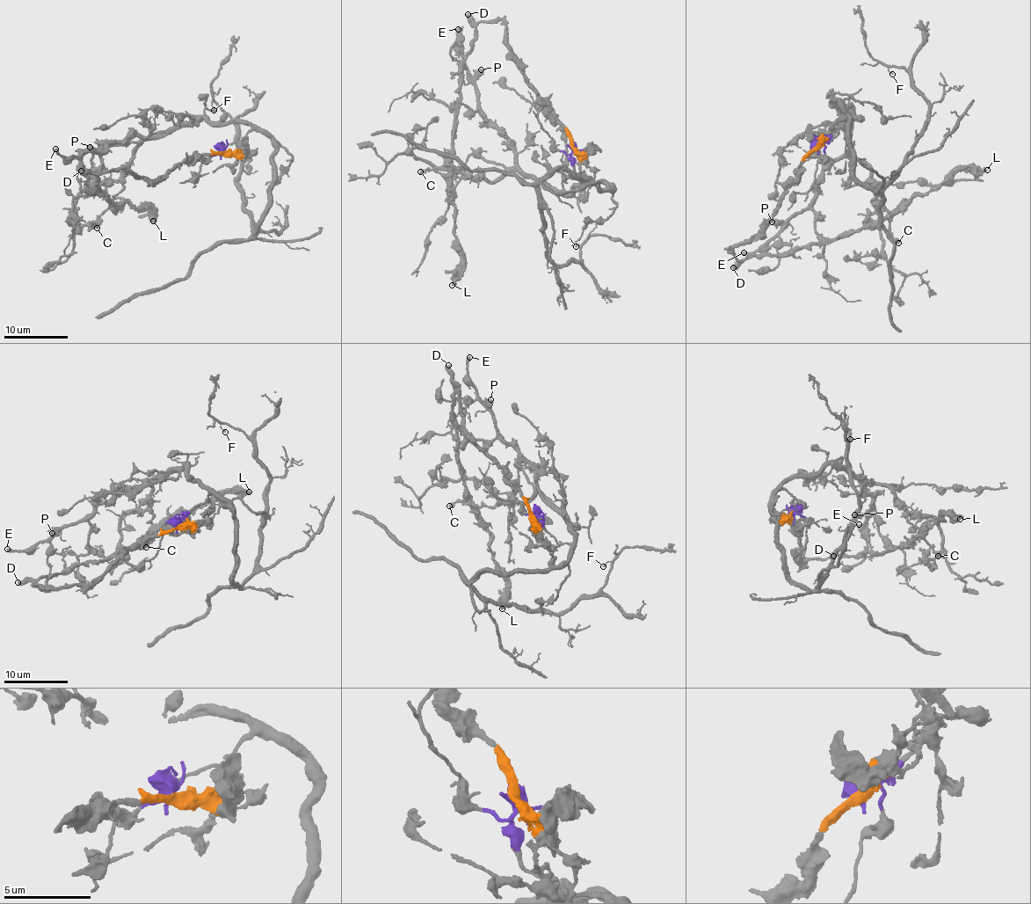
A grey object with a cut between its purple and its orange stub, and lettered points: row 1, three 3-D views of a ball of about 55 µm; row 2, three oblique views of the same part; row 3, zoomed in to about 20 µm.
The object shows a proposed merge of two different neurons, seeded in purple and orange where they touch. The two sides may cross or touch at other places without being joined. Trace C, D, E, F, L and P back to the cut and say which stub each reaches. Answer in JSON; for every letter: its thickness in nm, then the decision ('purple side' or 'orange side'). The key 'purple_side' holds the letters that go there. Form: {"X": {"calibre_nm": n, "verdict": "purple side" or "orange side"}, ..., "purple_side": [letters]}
{"C": {"calibre_nm": 500, "verdict": "purple side"}, "D": {"calibre_nm": 550, "verdict": "orange side"}, "E": {"calibre_nm": 400, "verdict": "purple side"}, "F": {"calibre_nm": 110, "verdict": "purple side"}, "L": {"calibre_nm": 320, "verdict": "orange side"}, "P": {"calibre_nm": 440, "verdict": "purple side"}, "purple_side": ["C", "E", "F", "P"]}

